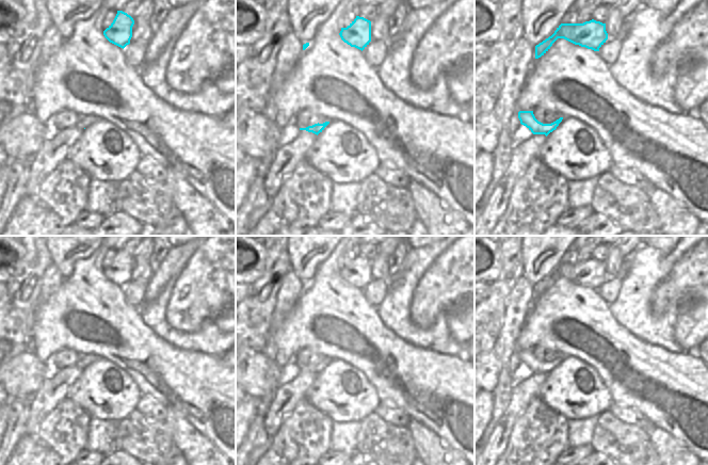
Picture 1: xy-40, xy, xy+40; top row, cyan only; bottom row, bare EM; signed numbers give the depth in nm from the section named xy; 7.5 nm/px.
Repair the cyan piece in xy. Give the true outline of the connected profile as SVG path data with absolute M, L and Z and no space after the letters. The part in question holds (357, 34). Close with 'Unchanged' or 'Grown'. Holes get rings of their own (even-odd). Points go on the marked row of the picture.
M356 16L347 28L341 28L339 35L344 43L363 51L371 42L371 21Z. Unchanged.

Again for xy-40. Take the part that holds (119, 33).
M117 11L113 22L103 31L104 37L112 44L125 48L132 37L133 18L123 11Z. Unchanged.

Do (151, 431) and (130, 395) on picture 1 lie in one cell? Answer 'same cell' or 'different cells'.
different cells

